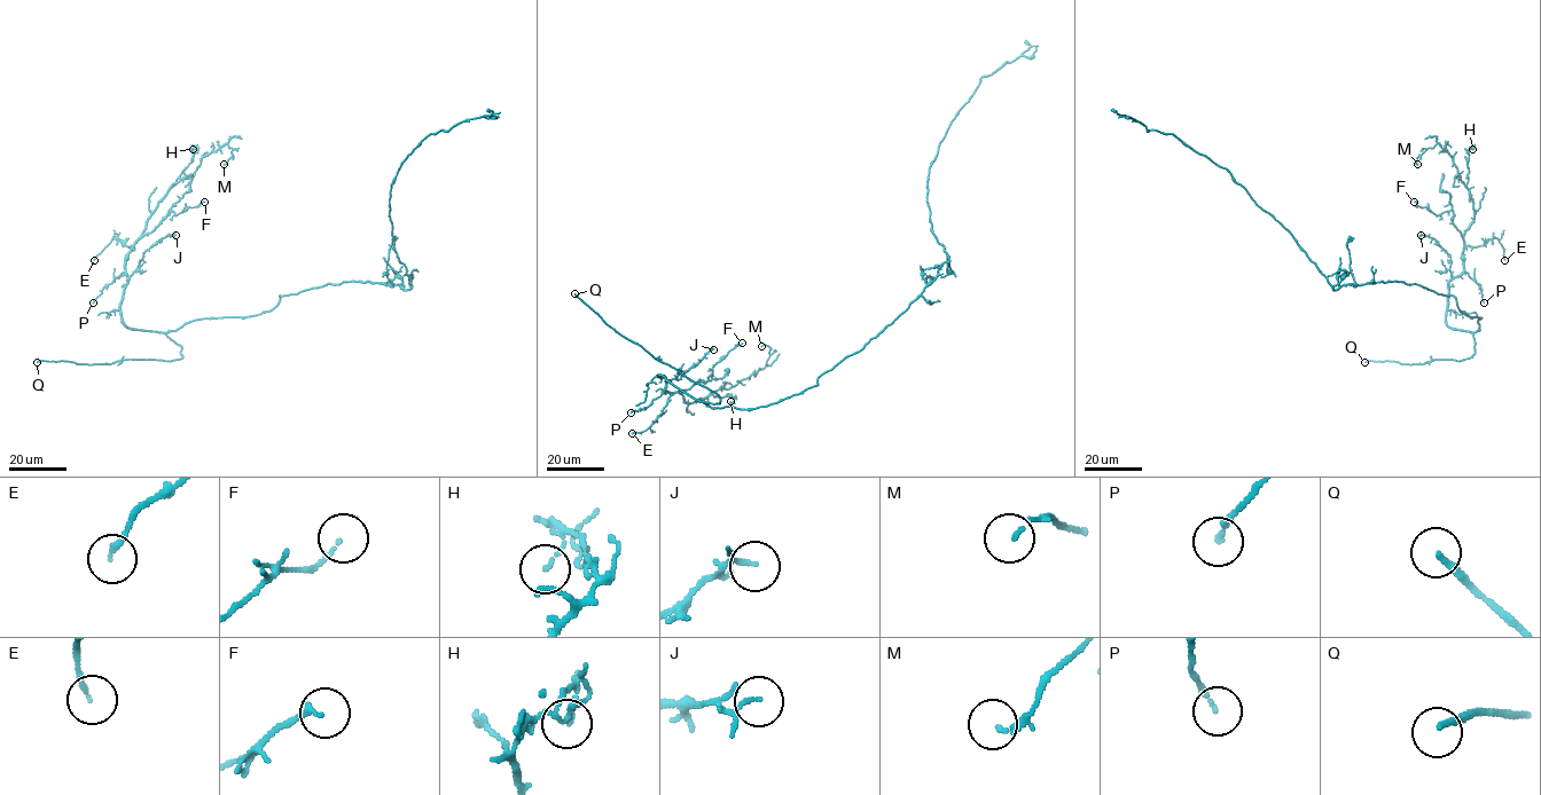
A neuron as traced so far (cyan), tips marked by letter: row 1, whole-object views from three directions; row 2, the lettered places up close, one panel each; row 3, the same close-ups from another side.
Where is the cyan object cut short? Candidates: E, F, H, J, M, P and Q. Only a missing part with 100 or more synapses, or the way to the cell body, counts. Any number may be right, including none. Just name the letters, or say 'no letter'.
Q

